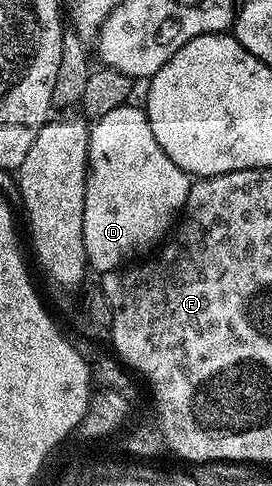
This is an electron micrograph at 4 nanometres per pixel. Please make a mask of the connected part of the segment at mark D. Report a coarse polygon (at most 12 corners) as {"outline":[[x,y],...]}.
{"outline":[[125,105],[89,126],[87,266],[177,222],[190,176]]}

